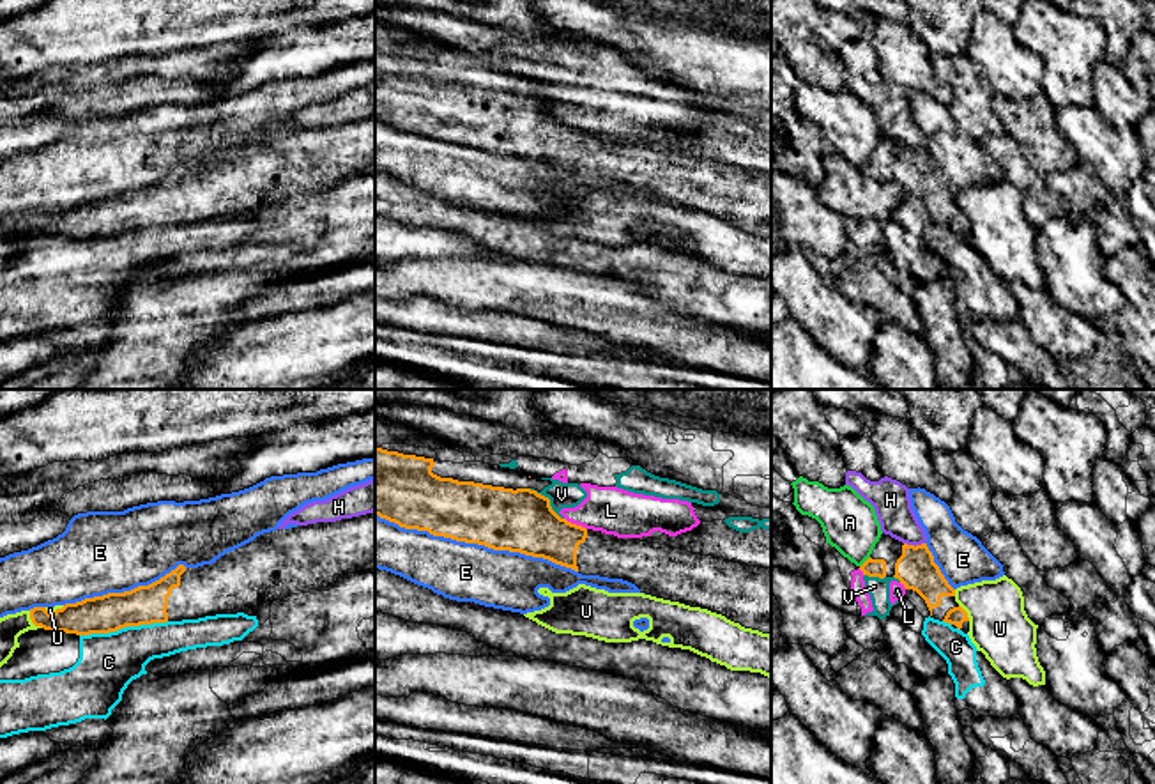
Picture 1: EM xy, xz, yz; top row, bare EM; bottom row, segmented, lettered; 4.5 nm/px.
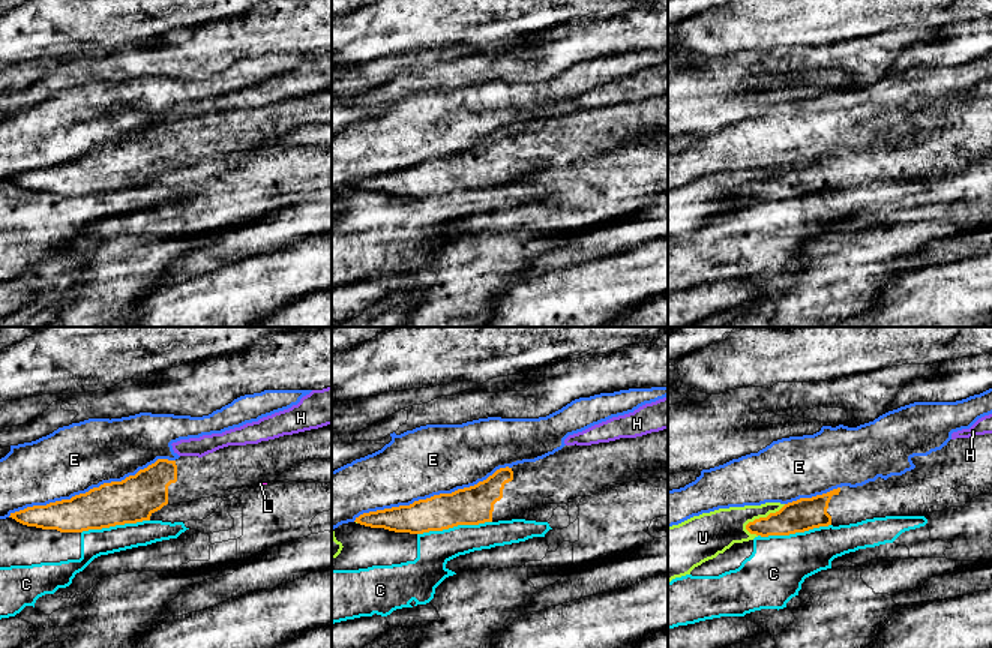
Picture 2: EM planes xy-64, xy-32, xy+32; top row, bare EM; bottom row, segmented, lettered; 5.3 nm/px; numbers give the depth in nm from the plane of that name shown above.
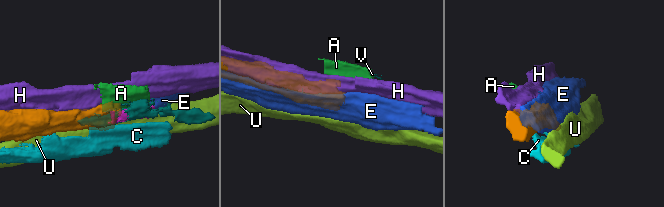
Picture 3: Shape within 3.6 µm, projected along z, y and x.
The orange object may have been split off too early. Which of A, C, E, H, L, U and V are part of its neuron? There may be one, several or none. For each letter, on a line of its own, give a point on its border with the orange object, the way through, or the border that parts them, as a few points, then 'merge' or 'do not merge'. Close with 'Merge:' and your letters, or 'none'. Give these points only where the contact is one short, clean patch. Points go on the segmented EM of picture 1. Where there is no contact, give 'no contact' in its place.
A: contact yz (865, 561); border yz (869, 556), (860, 567); do not merge
C: contact xy (122, 627); border xy (167, 620), (80, 636); do not merge
E: contact xz (476, 542); do not merge
H: contact yz (913, 545); do not merge
L: contact xz (575, 524); border xz (565, 517), (586, 530); do not merge
U: contact xy (32, 622); do not merge
V: contact xz (549, 499); do not merge
Merge: none

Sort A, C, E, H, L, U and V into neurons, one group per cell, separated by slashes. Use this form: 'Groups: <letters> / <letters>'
Groups: A / C / E / H / L V / U

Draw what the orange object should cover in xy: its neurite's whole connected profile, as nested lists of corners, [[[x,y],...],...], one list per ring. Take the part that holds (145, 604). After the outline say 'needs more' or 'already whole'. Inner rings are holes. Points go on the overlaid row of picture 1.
[[[375,511],[276,529],[226,552],[212,565],[175,570],[149,586],[65,603],[53,614],[30,609],[35,626],[76,635],[126,626],[237,614],[348,573],[375,570]]]; needs more

